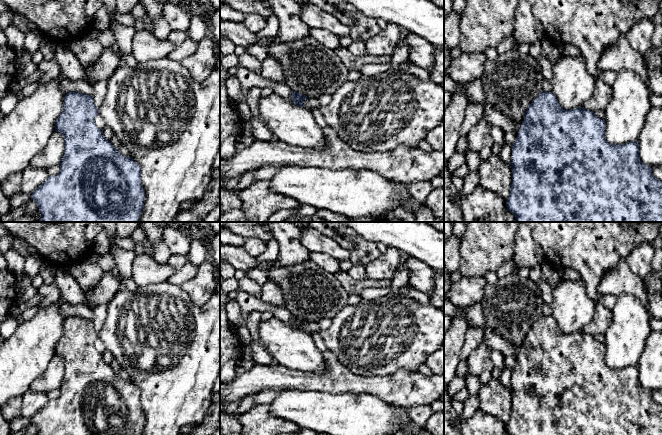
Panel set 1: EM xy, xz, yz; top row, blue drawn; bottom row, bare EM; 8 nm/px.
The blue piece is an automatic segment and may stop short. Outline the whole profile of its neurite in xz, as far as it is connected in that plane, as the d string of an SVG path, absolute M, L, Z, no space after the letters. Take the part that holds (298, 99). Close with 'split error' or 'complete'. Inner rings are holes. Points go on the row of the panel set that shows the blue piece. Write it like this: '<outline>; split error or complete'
M292 91L292 98L293 98L293 103L297 106L302 106L305 107L303 104L303 101L307 99L308 97L302 94L299 94L295 91Z; complete

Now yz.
M540 92L528 106L512 145L512 184L506 207L514 214L516 222L662 222L662 181L656 179L652 174L652 168L640 160L638 141L621 145L611 144L605 138L605 127L605 120L598 118L594 112L583 107L565 110L552 92Z; complete

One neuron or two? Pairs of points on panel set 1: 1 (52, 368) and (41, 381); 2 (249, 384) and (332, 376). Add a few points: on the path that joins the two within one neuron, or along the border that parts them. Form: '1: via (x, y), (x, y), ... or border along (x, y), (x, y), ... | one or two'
1: via (51, 371), (44, 378) | one
2: via (270, 379), (311, 379) | one

